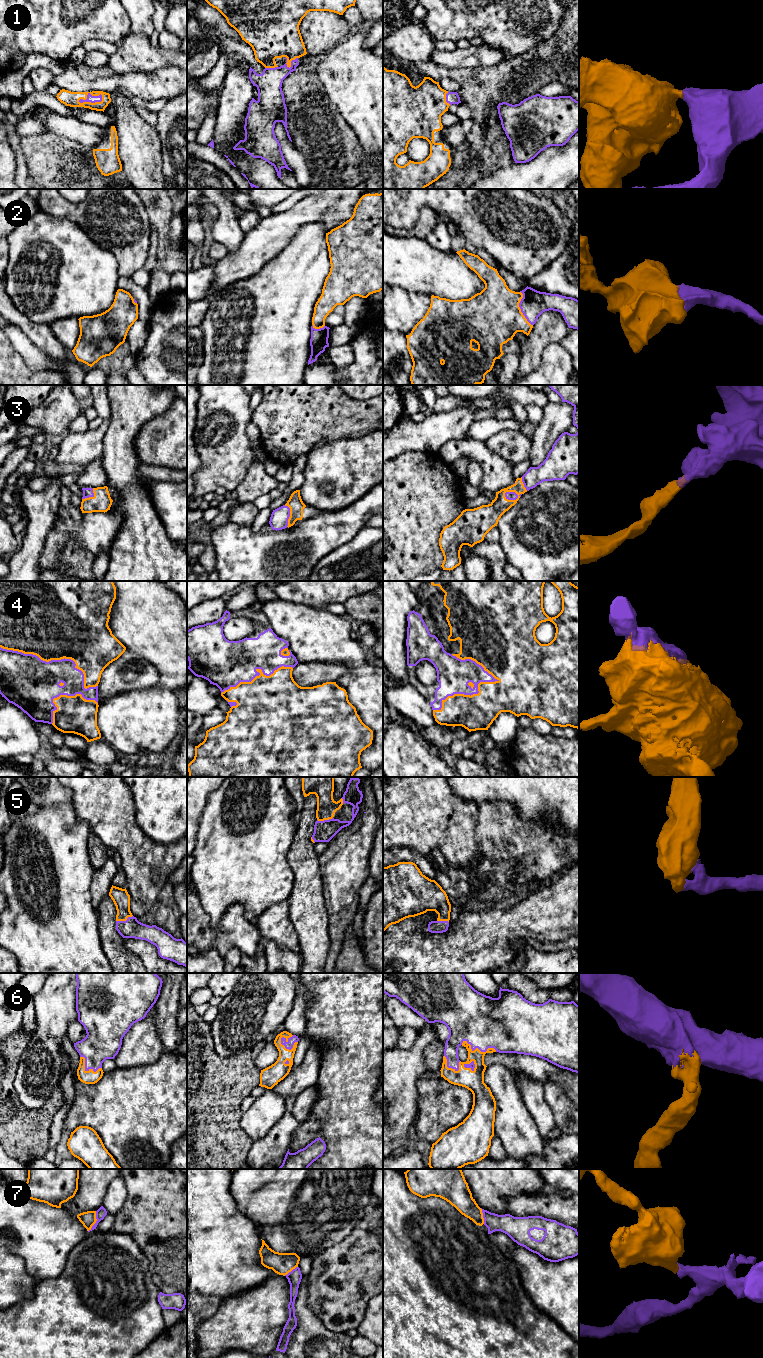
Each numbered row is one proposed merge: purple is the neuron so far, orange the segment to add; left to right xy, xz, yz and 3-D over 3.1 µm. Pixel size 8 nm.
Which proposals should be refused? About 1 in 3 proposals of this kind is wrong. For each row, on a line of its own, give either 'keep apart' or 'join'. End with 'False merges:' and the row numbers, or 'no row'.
1: join
2: join
3: join
4: join
5: join
6: join
7: keep apart
False merges: 7

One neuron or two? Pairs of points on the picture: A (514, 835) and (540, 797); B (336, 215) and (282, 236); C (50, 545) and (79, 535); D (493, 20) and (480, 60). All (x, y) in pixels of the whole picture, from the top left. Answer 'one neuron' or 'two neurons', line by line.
A: two neurons
B: one neuron
C: one neuron
D: two neurons

